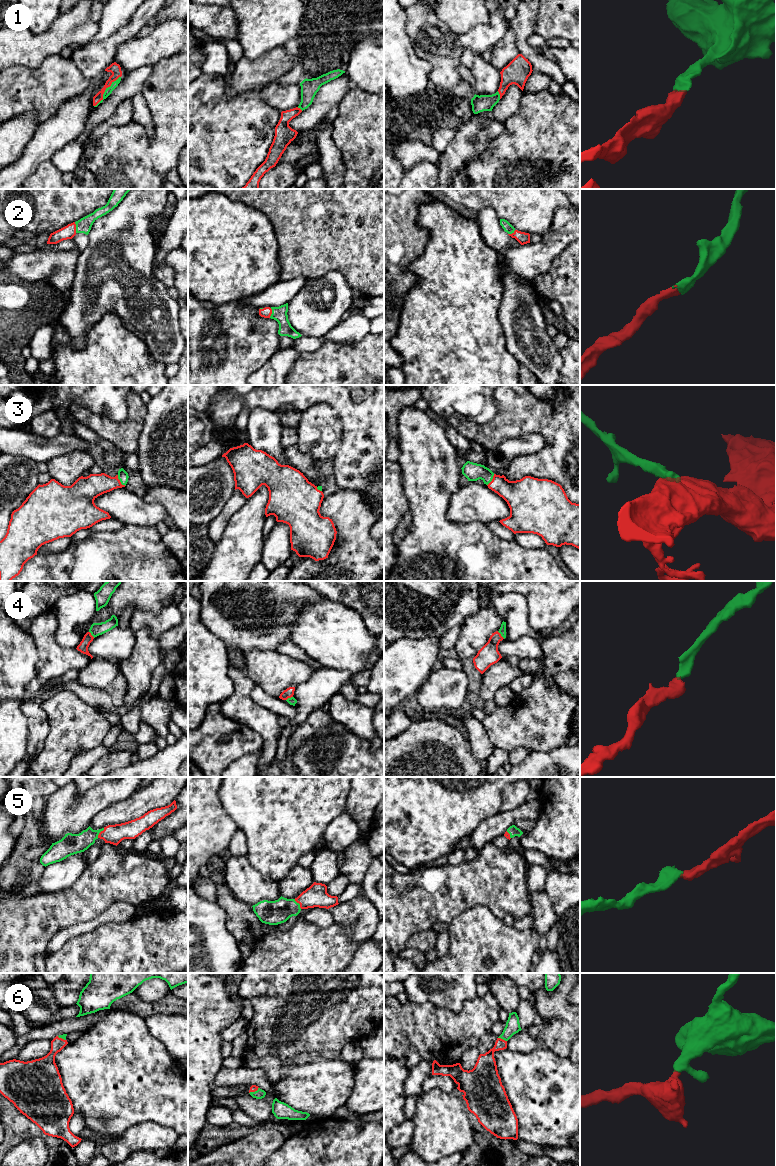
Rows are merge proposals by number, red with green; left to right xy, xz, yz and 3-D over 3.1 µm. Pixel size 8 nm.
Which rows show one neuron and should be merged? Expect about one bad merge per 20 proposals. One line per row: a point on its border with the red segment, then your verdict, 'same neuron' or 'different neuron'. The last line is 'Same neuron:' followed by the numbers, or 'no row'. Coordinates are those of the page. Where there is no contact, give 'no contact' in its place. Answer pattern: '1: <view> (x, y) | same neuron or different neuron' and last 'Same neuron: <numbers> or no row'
1: xy (104, 91) | same neuron
2: xy (75, 227) | same neuron
3: xy (119, 481) | same neuron
4: yz (500, 635) | same neuron
5: xy (99, 833) | same neuron
6: yz (502, 1039) | same neuron
Same neuron: 1, 2, 3, 4, 5, 6

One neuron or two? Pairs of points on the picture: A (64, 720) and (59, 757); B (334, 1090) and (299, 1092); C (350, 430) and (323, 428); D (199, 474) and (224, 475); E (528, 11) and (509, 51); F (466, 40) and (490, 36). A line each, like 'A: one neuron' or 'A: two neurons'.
A: one neuron
B: one neuron
C: two neurons
D: one neuron
E: two neurons
F: one neuron

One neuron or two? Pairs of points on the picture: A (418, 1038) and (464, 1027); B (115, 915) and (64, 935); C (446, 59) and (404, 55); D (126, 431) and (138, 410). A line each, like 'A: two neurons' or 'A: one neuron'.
A: one neuron
B: one neuron
C: two neurons
D: one neuron

